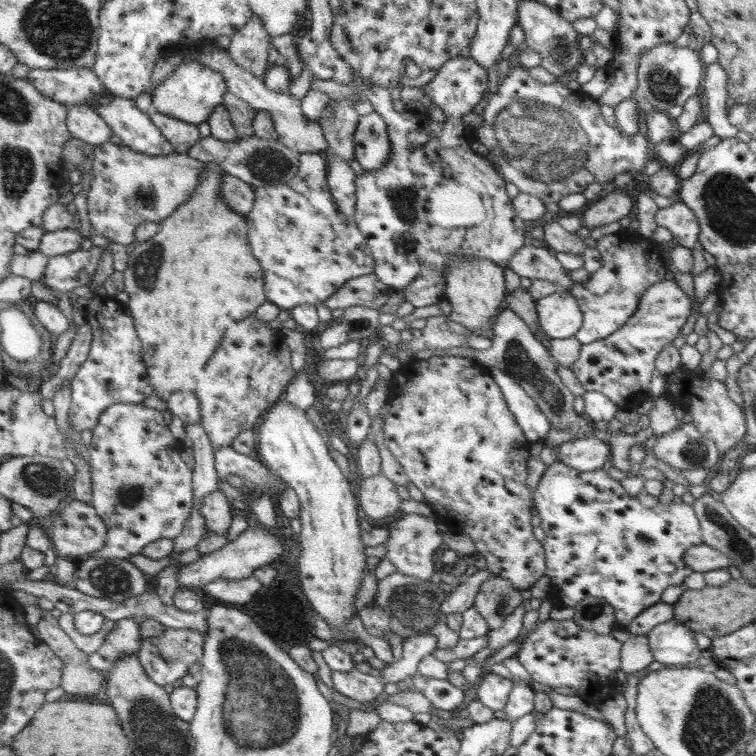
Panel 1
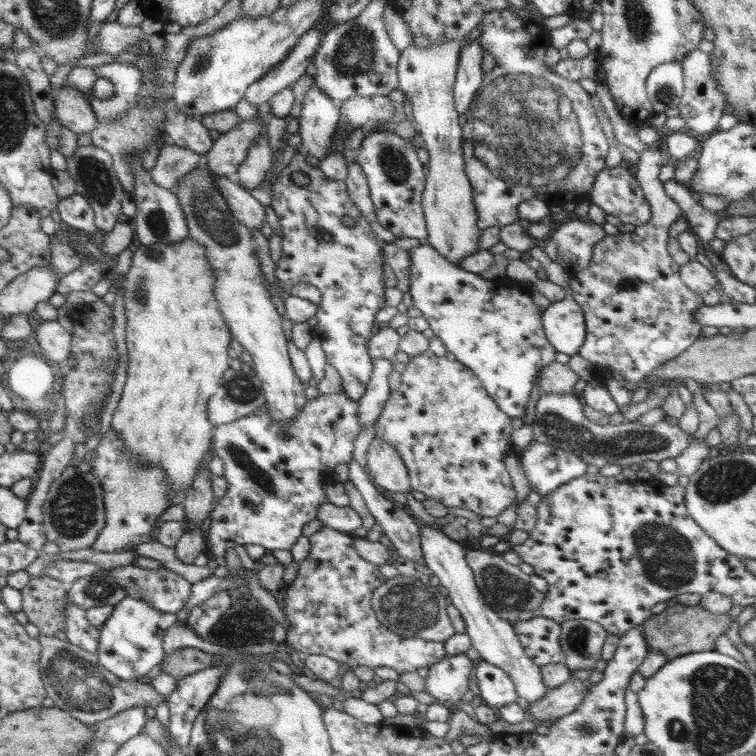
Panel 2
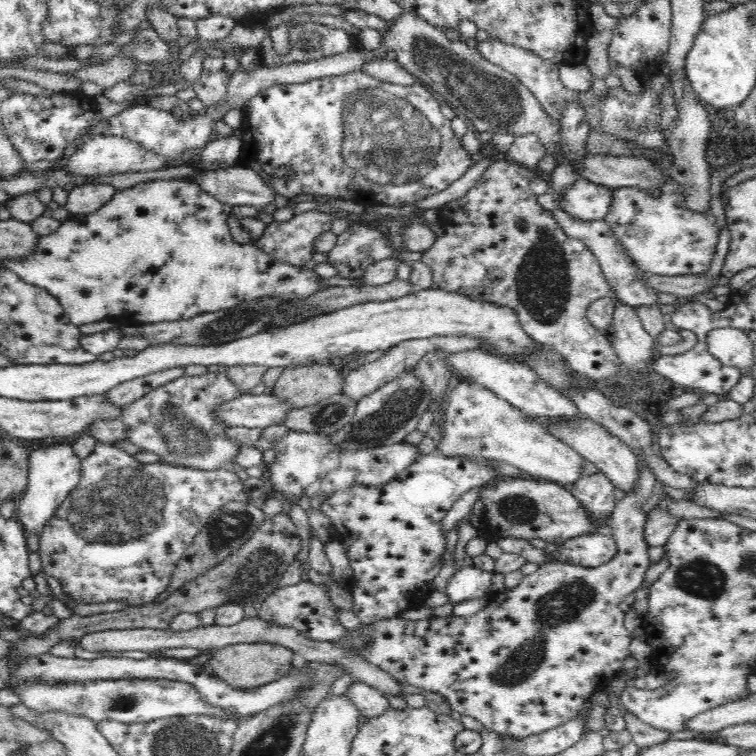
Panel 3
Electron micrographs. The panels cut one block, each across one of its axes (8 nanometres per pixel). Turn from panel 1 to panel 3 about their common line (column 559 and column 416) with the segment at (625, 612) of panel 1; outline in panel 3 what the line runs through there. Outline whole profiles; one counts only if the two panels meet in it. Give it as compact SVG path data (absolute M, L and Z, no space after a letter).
M434 453L418 458L413 465L402 470L401 473L396 475L396 478L390 480L390 482L386 482L386 484L380 486L362 486L361 484L356 484L350 486L348 490L334 490L334 494L330 494L330 498L326 498L326 500L322 502L320 510L326 514L330 520L332 528L331 538L336 538L336 540L339 540L344 544L346 555L348 555L348 559L350 559L353 578L356 580L356 586L354 586L351 591L352 599L354 599L354 602L352 602L352 612L360 618L363 625L369 625L370 623L375 623L379 620L398 617L404 610L424 605L425 598L431 590L431 581L436 577L438 571L444 564L441 558L443 552L446 550L446 533L442 533L442 524L440 521L448 514L448 510L452 508L454 502L456 502L462 494L466 494L466 492L472 490L472 488L483 488L488 482L496 480L498 476L498 472L494 470L492 465L488 465L488 463L484 465L482 463L470 461L469 459L466 459L466 457L464 459L461 457L444 457Z

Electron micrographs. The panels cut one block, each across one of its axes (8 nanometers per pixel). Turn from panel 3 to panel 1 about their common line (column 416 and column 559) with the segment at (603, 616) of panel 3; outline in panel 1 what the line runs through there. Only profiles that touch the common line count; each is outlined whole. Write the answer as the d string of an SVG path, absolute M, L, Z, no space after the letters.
M574 619L537 621L537 626L525 637L516 656L531 678L550 686L571 688L572 693L586 702L598 703L614 693L613 676L621 668L621 646L611 634L598 634L583 629Z

